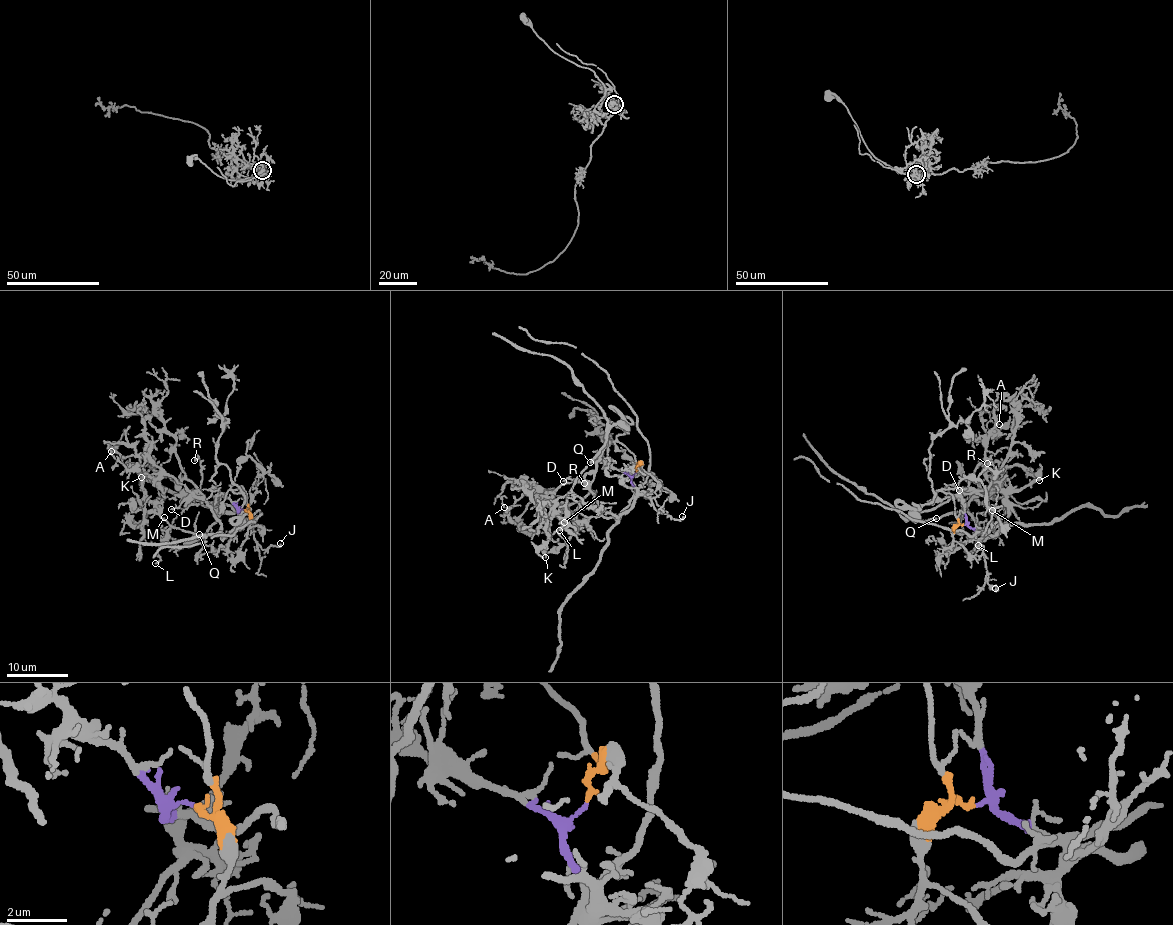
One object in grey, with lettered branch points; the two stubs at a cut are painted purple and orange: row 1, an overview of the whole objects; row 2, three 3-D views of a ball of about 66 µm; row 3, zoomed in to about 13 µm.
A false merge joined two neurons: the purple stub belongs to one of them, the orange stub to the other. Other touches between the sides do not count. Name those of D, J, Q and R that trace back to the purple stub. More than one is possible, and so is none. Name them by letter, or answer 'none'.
D, J, R

